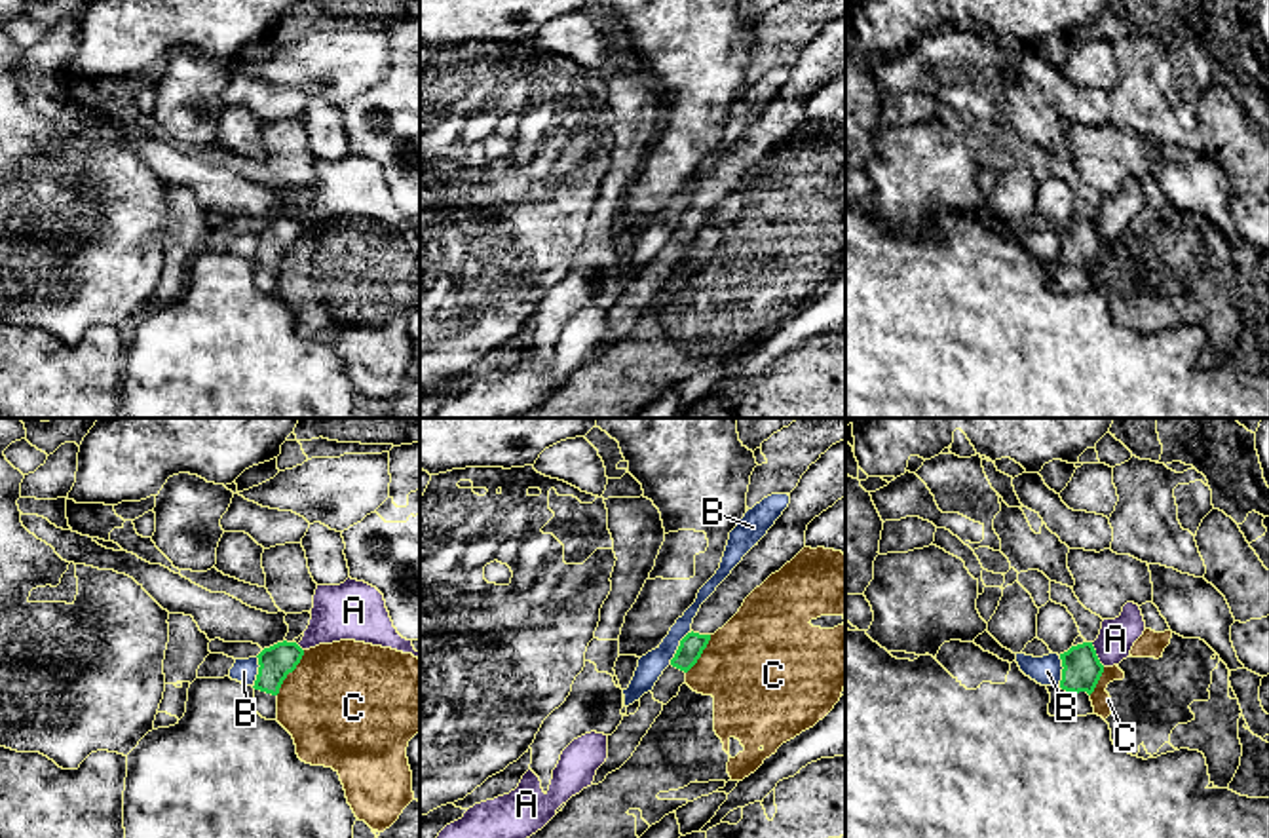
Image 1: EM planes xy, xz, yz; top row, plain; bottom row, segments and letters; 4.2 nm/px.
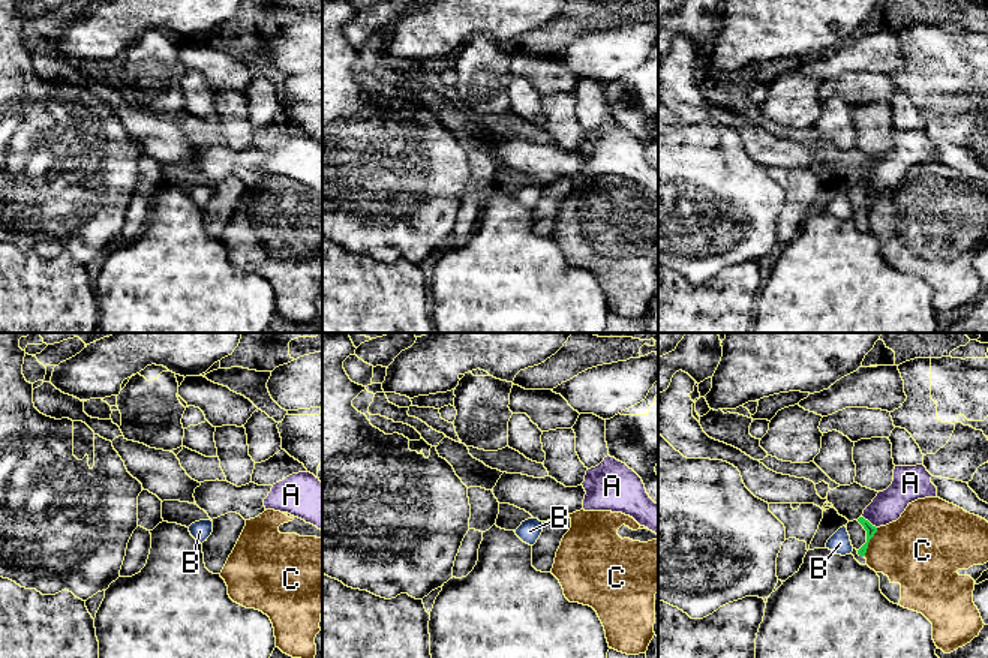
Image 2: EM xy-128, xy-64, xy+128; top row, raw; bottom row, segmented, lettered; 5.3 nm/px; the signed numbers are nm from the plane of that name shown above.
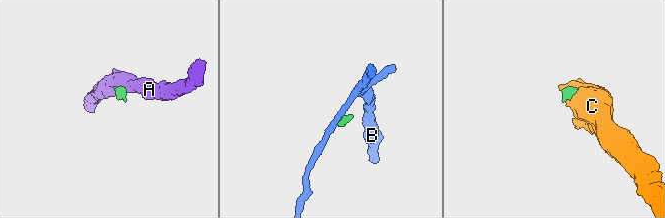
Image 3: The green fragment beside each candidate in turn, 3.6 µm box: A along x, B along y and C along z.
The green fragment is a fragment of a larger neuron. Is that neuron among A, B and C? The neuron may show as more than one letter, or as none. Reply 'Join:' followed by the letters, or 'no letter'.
Join: no letter

